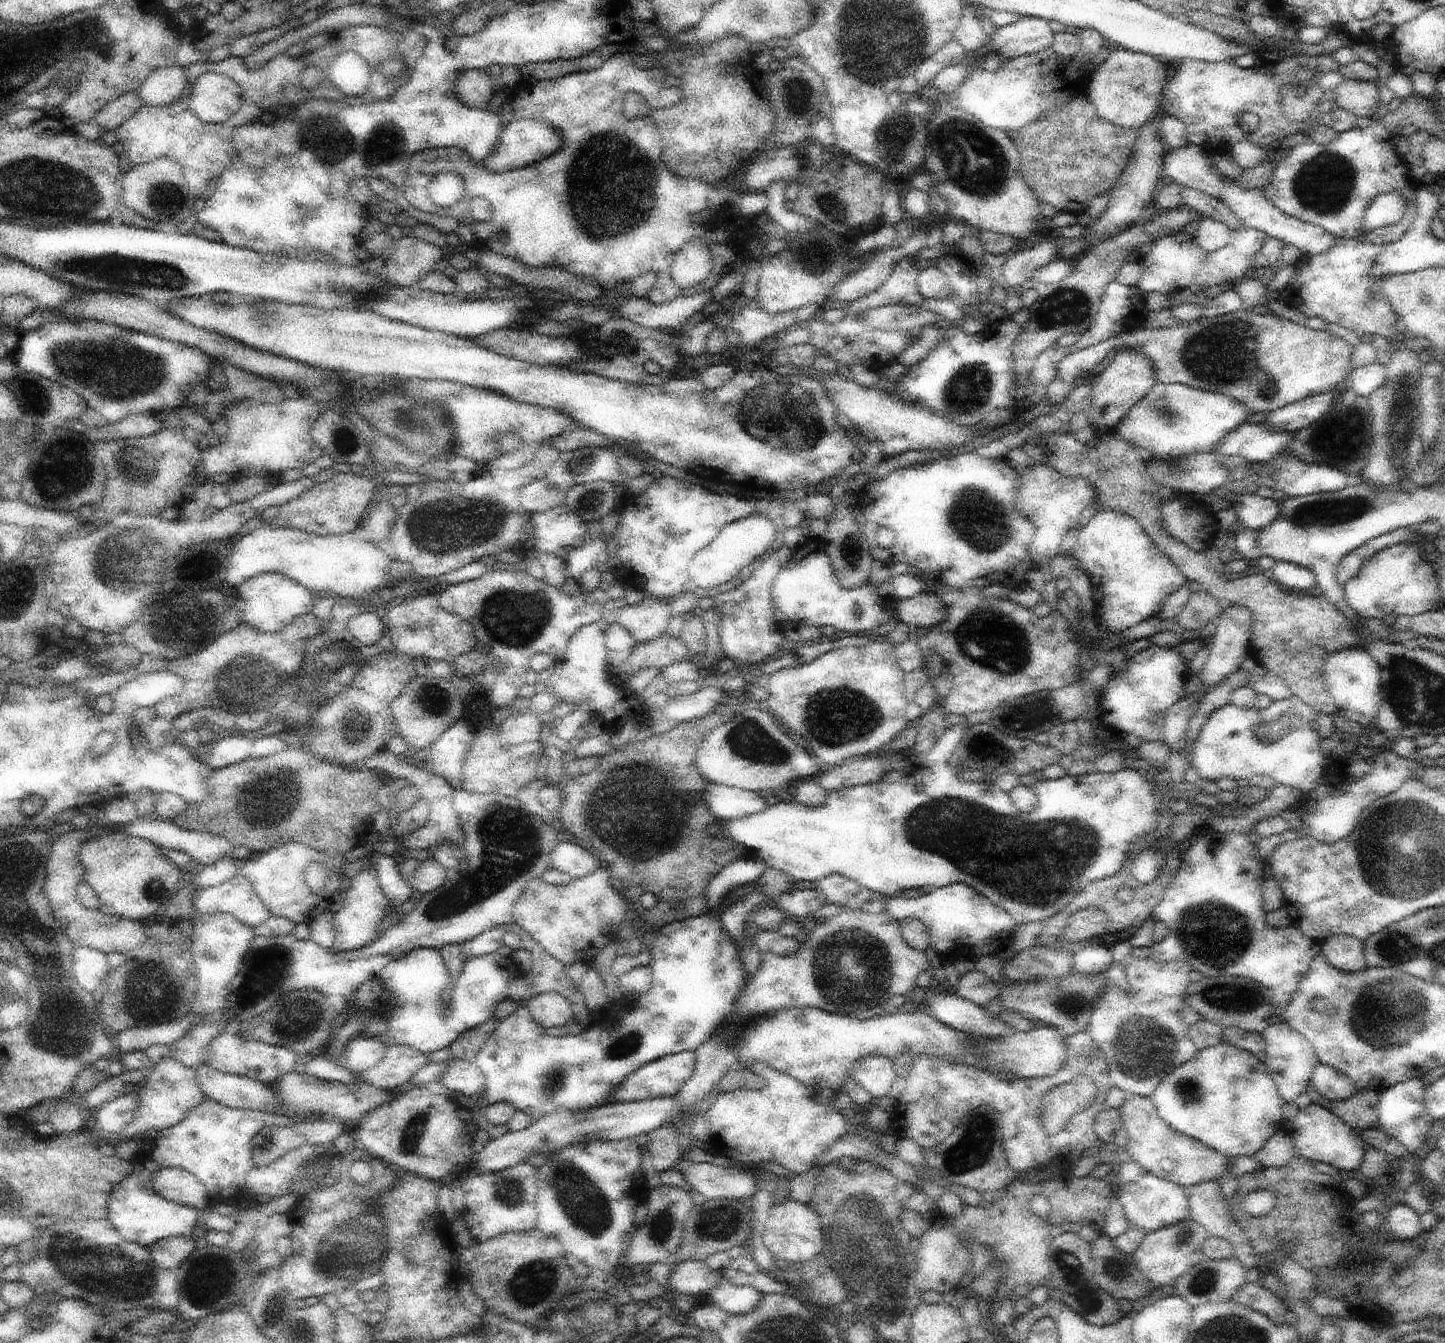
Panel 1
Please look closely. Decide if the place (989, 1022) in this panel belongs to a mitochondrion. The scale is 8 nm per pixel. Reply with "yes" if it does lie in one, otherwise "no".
no

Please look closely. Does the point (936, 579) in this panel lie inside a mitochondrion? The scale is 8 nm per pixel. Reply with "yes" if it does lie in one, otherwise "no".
no

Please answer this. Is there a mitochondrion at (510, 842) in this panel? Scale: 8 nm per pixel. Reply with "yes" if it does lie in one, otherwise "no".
yes

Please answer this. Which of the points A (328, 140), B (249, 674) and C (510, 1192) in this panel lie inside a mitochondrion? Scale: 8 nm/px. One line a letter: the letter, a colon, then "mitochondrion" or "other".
A: mitochondrion
B: mitochondrion
C: mitochondrion

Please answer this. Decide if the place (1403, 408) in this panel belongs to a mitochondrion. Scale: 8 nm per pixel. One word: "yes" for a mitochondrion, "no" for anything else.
yes

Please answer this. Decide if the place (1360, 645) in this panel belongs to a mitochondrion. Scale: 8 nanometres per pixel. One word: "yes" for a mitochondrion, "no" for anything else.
no

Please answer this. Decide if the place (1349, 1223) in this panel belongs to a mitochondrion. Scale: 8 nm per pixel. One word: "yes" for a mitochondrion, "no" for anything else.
no

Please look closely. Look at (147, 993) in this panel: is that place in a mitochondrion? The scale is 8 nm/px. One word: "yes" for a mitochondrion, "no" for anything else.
no

